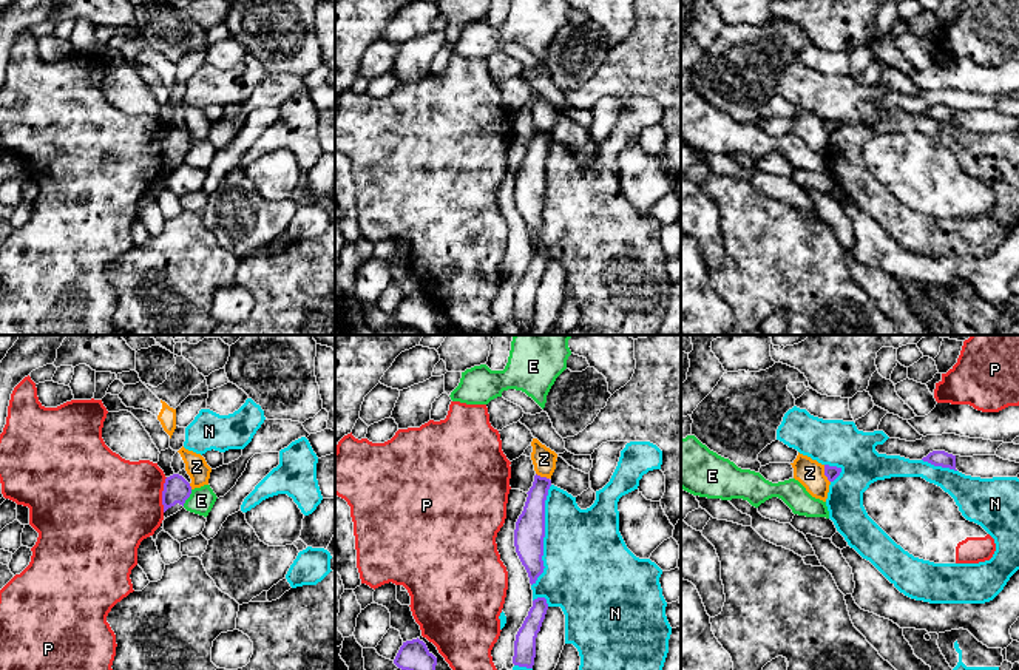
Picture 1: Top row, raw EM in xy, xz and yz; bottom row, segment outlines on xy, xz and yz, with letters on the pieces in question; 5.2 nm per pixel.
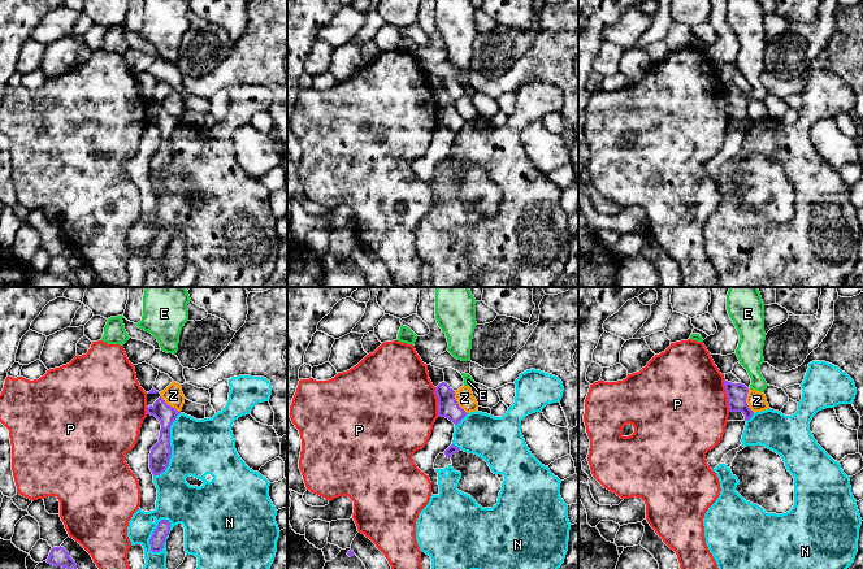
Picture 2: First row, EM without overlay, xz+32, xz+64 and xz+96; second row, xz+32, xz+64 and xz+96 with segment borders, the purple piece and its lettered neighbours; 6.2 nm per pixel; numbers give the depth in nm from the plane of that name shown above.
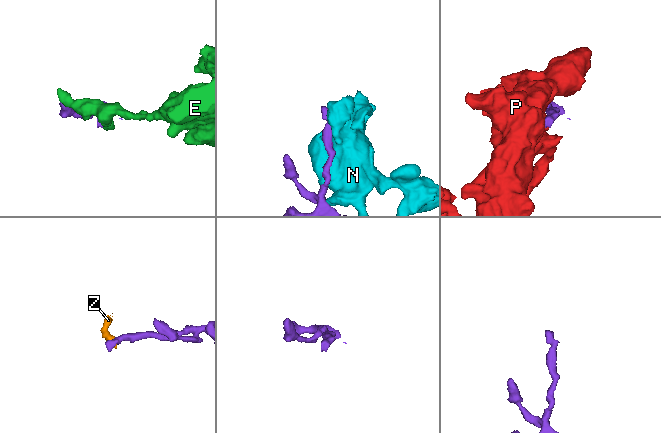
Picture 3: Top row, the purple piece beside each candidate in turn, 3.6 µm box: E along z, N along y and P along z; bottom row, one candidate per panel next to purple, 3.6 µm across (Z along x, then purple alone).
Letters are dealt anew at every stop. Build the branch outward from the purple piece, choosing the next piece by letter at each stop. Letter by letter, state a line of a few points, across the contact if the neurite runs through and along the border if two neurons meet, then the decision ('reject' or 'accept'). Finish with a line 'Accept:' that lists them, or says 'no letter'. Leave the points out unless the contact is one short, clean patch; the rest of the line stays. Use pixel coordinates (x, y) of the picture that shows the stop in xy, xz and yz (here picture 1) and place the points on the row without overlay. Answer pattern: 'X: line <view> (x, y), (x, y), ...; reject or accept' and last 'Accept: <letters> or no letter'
E: line xy (192, 144), (182, 159); reject
N: reject
P: reject
Z: line yz (823, 119), (823, 128), (829, 136); reject
Accept: no letter

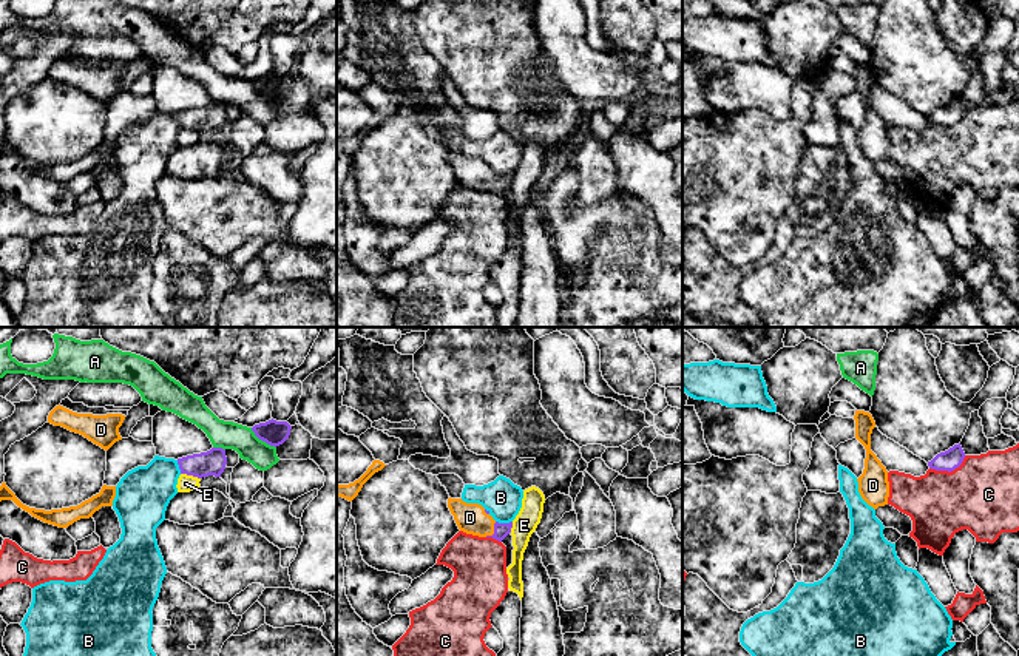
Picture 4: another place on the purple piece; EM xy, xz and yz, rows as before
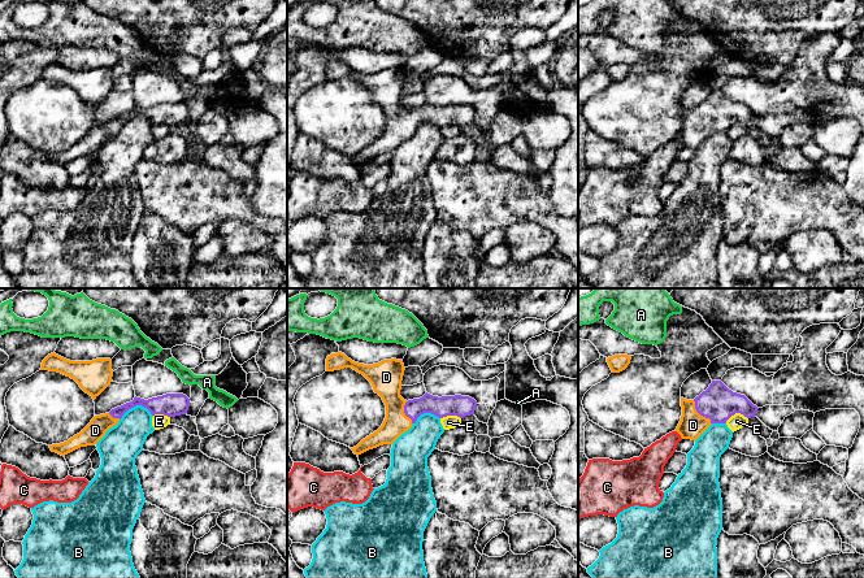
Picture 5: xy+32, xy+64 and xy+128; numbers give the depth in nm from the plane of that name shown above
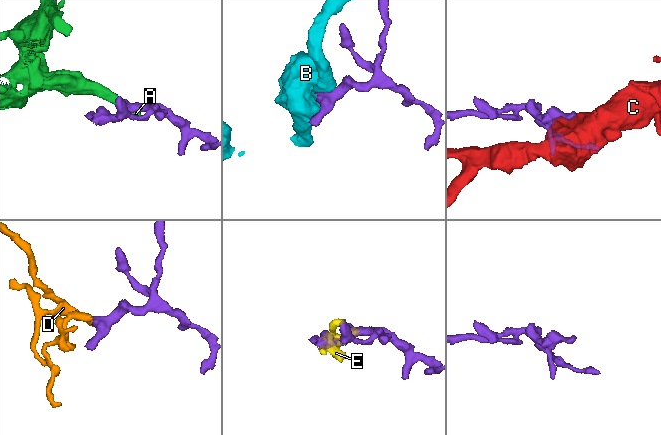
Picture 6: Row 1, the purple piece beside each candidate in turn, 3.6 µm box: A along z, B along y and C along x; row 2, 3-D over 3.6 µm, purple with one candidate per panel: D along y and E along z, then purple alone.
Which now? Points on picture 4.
A: line xy (250, 82), (260, 93), (275, 102); reject
B: line xz (496, 175), (511, 176); reject
C: reject
D: line xz (501, 184), (494, 185), (470, 172); accept
E: reject
Accept: D

